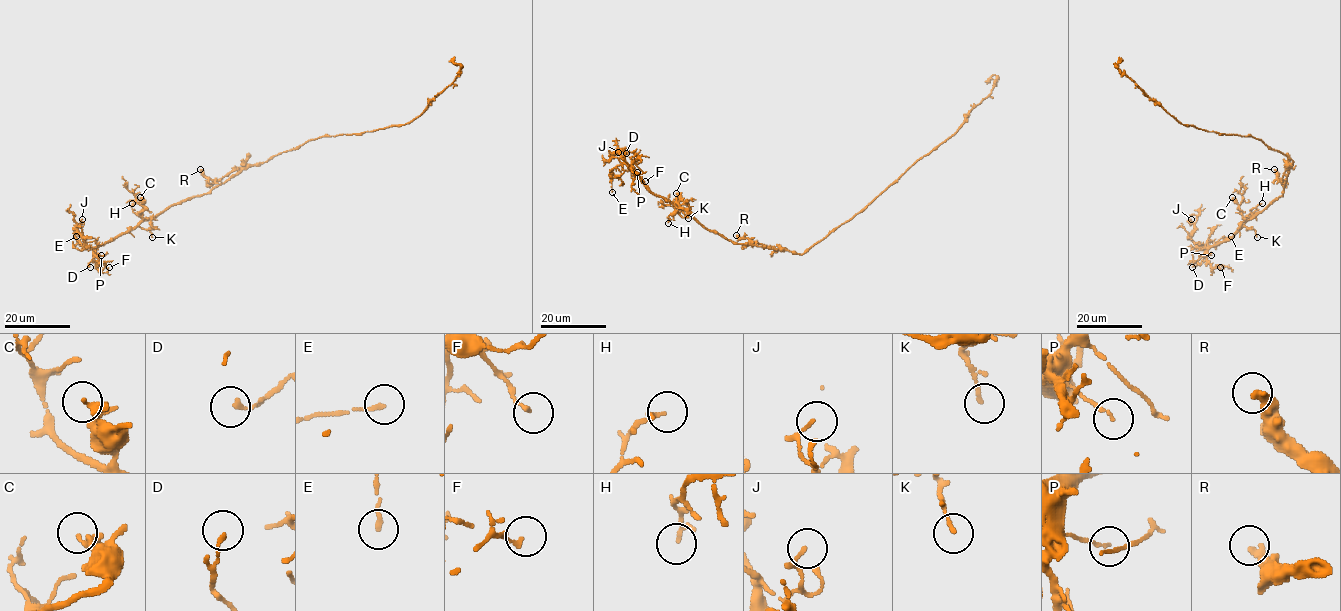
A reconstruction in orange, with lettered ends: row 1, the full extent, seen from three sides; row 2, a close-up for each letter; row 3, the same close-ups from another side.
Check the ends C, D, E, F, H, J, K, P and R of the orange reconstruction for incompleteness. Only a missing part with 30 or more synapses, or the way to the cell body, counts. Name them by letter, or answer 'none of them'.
none of them

